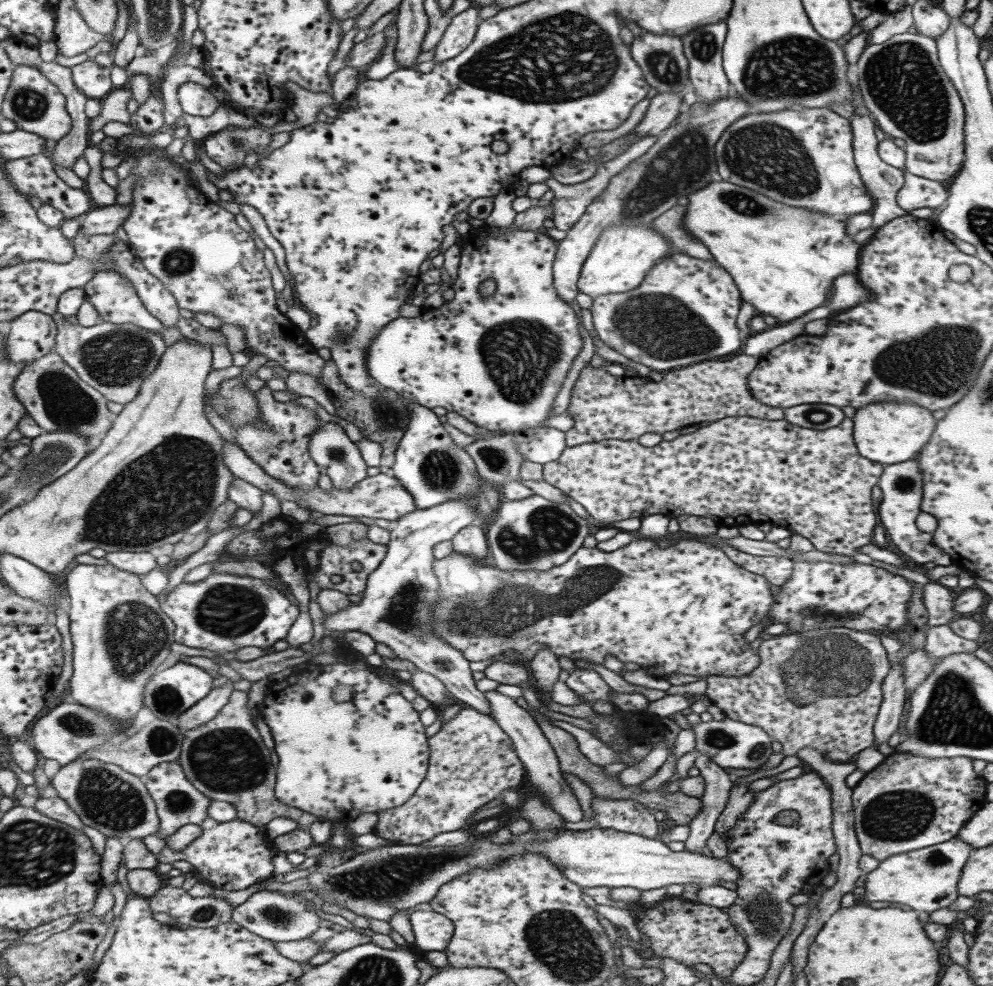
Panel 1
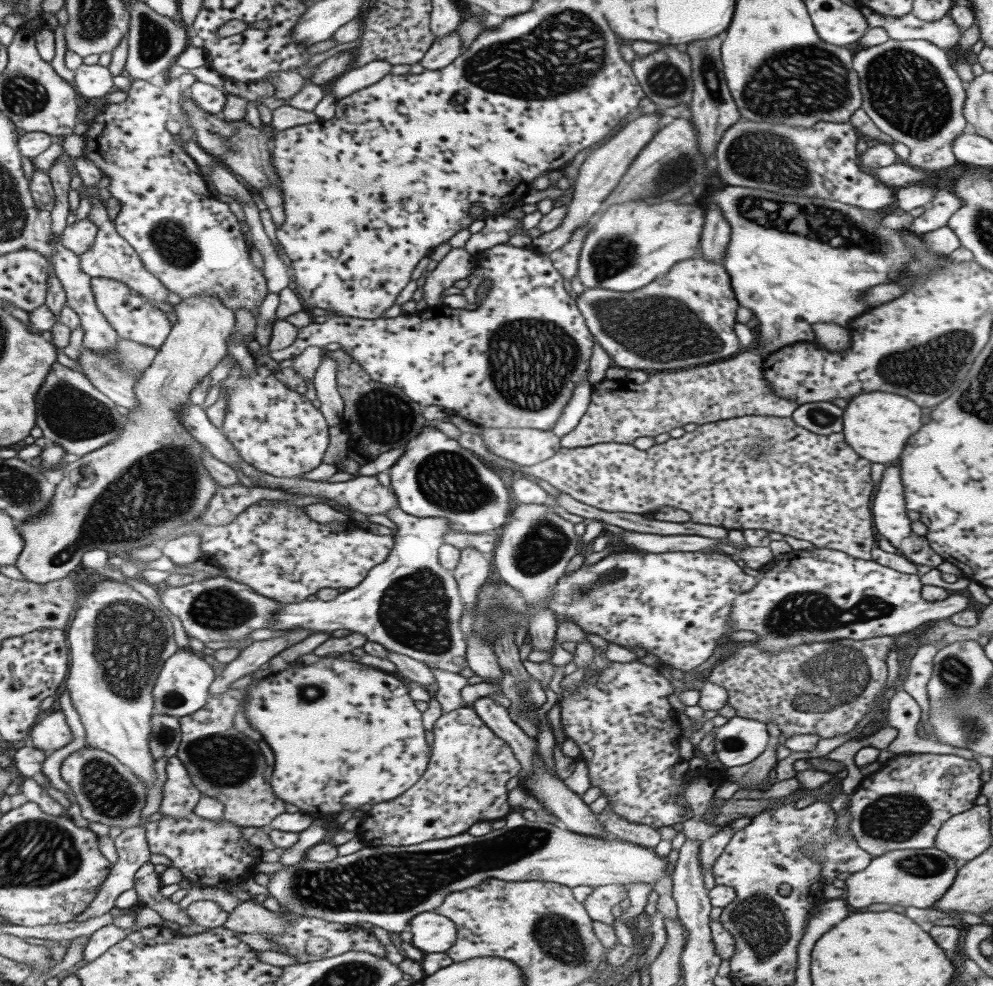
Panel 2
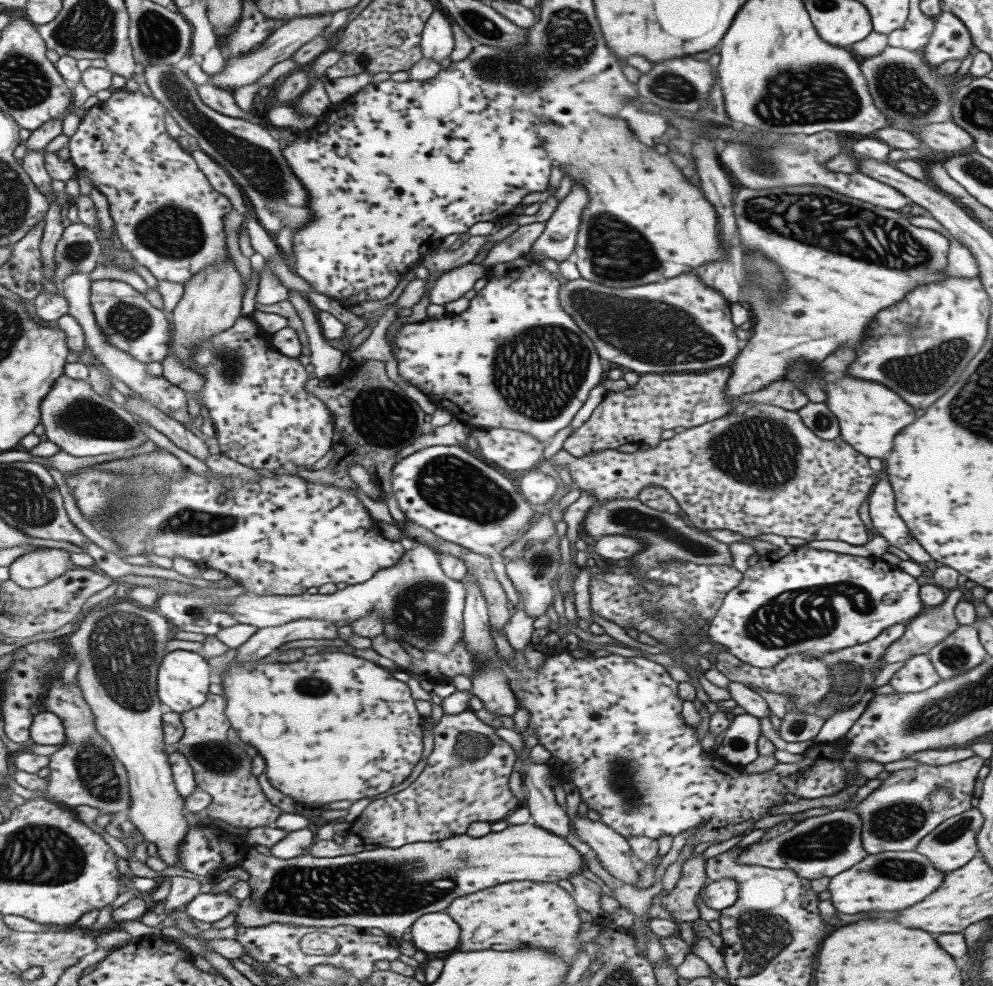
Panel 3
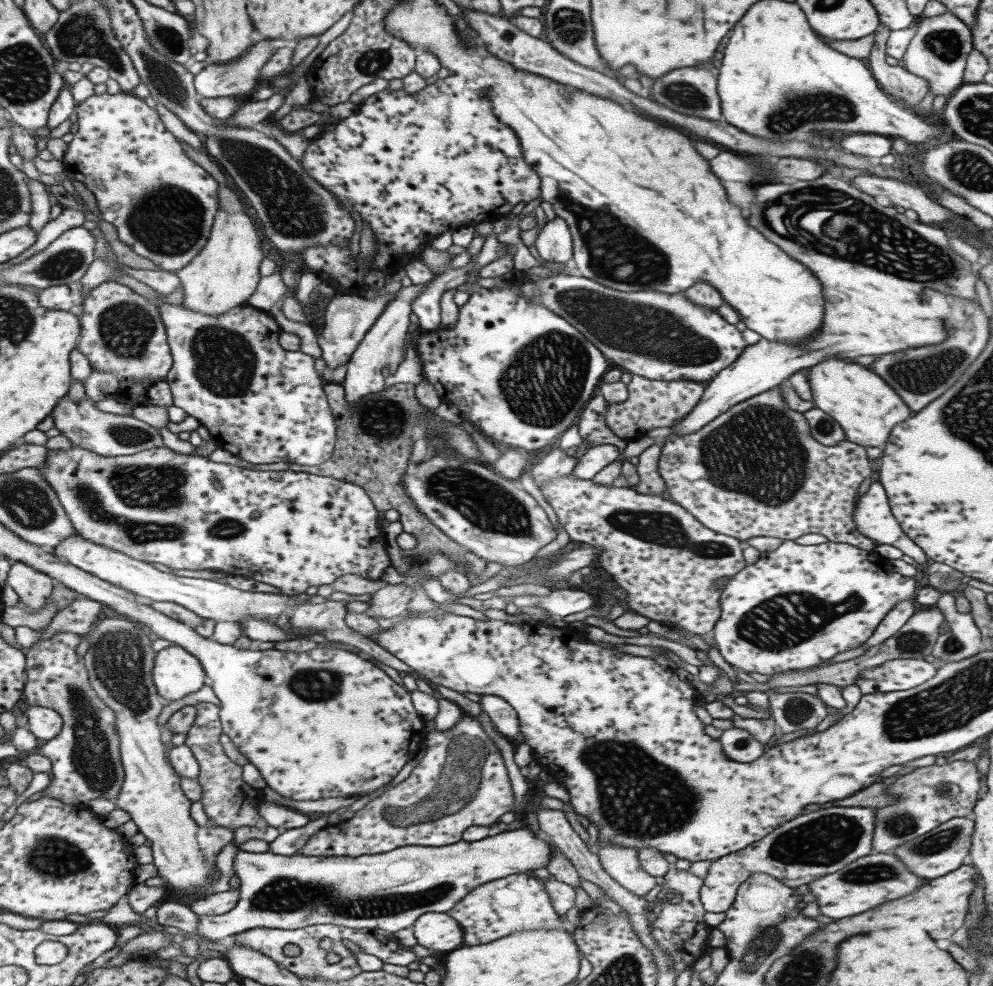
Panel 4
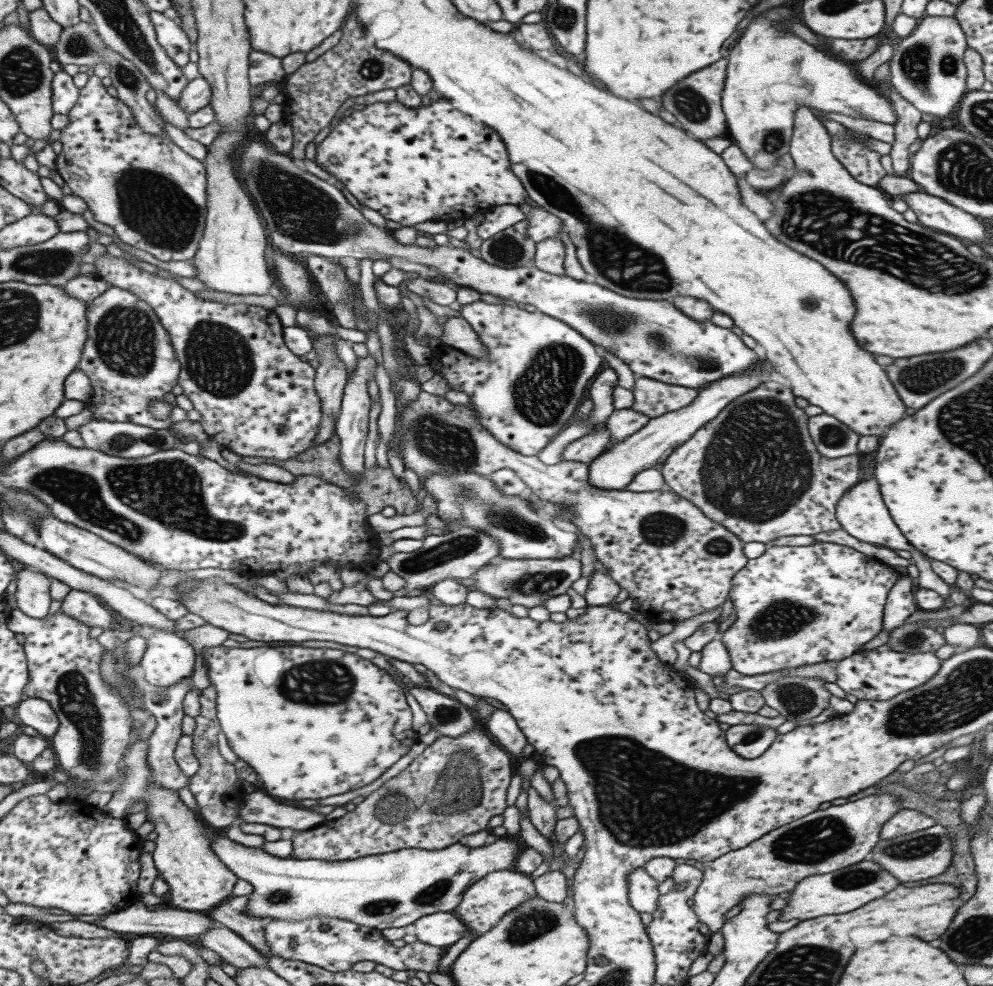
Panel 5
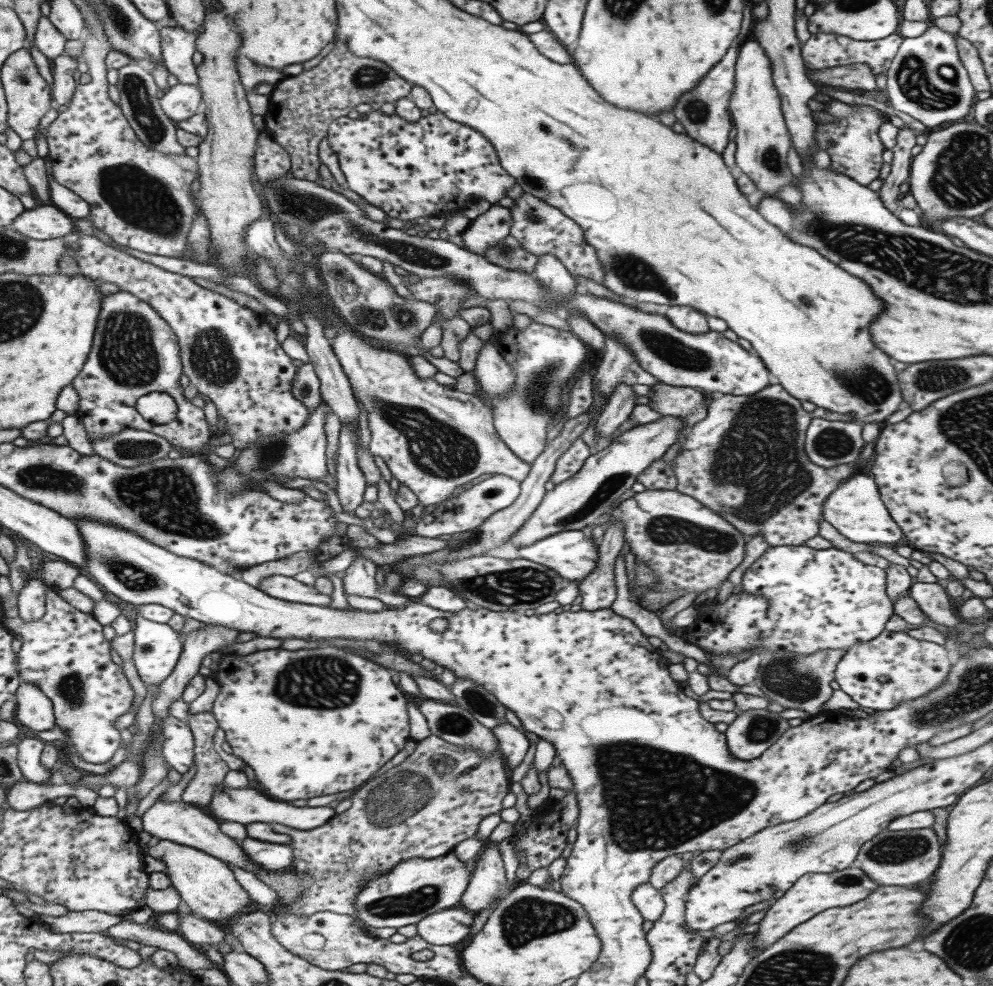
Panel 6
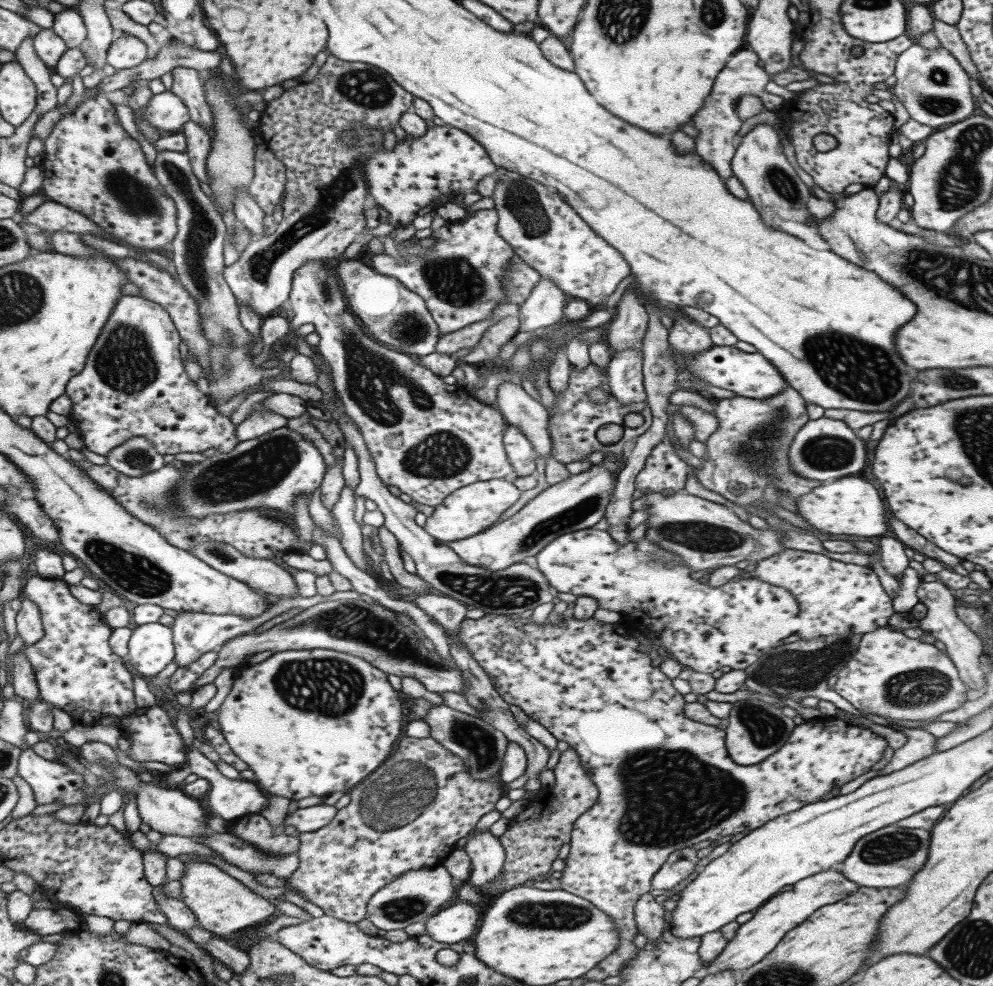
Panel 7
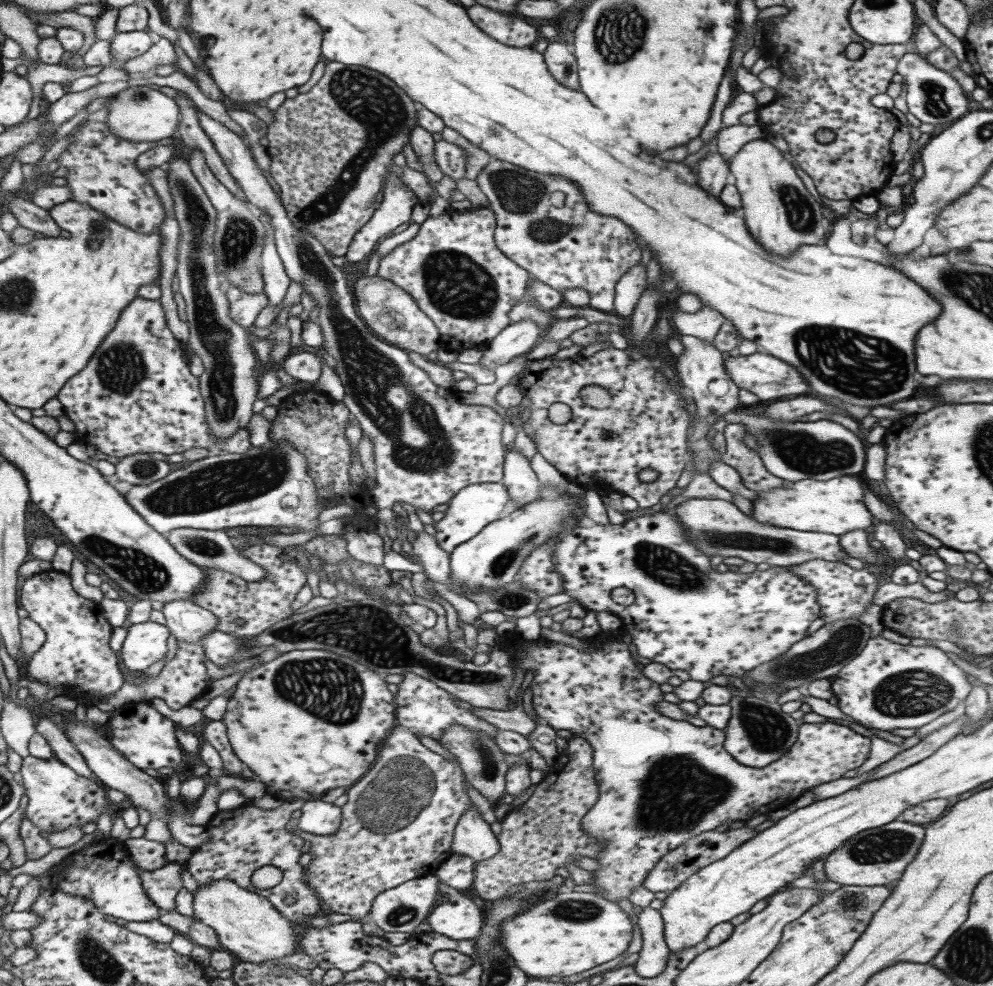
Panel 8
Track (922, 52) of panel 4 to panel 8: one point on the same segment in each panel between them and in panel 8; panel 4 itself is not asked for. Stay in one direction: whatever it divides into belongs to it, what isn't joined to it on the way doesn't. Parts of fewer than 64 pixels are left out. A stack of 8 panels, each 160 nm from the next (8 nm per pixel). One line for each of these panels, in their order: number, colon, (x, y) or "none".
5: (926, 68)
6: (925, 79)
7: (934, 90)
8: (933, 96)

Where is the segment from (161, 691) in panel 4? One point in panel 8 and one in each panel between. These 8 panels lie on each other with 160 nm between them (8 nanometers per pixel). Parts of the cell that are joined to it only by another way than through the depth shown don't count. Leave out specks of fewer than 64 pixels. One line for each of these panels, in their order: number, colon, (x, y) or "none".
5: (168, 658)
6: (157, 647)
7: (150, 648)
8: (144, 643)

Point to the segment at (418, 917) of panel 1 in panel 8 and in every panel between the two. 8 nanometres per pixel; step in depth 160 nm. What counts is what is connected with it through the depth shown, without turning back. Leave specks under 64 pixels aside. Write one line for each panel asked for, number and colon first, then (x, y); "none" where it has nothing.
2: (430, 933)
3: (436, 932)
4: (435, 931)
5: (440, 929)
6: (449, 926)
7: (453, 924)
8: (460, 918)

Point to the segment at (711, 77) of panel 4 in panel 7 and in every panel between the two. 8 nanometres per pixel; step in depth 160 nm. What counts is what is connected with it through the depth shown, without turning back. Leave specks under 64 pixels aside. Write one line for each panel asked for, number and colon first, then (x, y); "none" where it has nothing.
5: (695, 101)
6: (703, 113)
7: (716, 122)

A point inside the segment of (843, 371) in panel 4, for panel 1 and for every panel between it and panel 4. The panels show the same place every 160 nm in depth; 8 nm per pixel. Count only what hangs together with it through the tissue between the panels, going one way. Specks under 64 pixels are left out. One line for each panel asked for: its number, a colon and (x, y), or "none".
1: (887, 433)
2: (876, 425)
3: (869, 416)

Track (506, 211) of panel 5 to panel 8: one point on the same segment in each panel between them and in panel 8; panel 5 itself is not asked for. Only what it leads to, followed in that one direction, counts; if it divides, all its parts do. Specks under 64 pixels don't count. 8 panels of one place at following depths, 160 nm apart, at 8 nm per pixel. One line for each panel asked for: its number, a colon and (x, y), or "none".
6: (488, 228)
7: (460, 277)
8: (460, 280)

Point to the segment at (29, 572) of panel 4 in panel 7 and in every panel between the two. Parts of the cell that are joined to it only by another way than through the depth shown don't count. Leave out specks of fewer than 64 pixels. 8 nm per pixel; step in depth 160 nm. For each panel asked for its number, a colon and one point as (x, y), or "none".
5: (33, 595)
6: (31, 604)
7: (30, 626)

